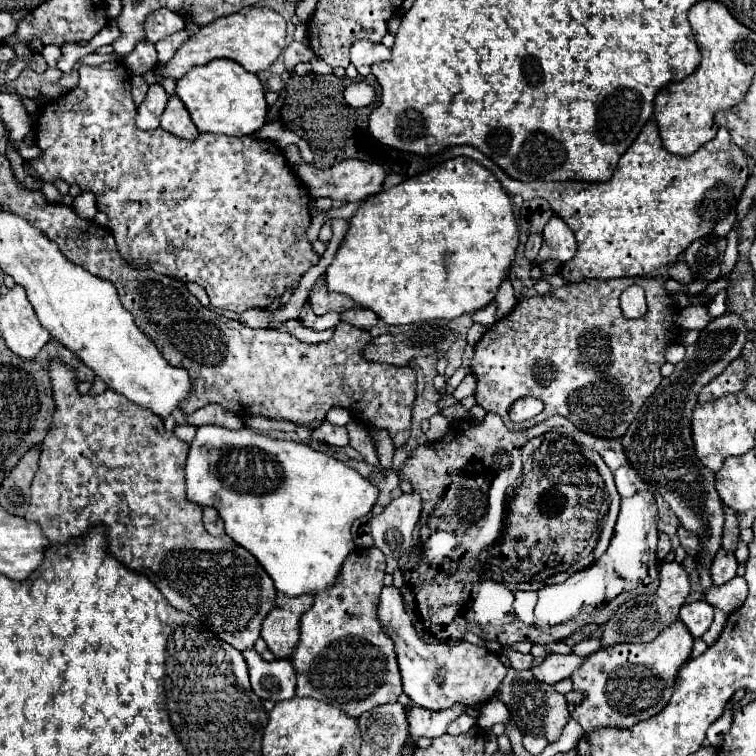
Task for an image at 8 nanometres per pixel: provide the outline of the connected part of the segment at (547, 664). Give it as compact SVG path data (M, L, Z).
M548 654L540 666L536 666L532 672L540 682L556 684L564 678L568 678L576 668L584 664L588 656L578 654Z

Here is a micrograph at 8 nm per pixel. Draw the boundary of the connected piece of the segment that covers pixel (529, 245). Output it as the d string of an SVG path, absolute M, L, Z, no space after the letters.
M532 234L532 236L528 238L528 242L526 242L526 246L524 246L524 256L526 256L526 260L534 262L534 258L536 258L538 252L540 252L540 244L542 244L542 234Z

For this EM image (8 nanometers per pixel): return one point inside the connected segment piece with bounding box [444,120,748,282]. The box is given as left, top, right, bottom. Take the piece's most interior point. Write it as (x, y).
(656, 204)

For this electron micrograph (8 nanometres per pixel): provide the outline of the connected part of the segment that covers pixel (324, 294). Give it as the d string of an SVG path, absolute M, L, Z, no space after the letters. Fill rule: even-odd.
M322 282L312 288L312 292L310 292L310 304L312 304L314 314L318 314L318 316L322 316L322 314L326 314L326 312L330 312L330 310L342 312L342 310L346 310L346 308L356 308L356 306L358 306L358 304L354 304L348 296L329 293L328 290L326 290L326 284L322 284Z

